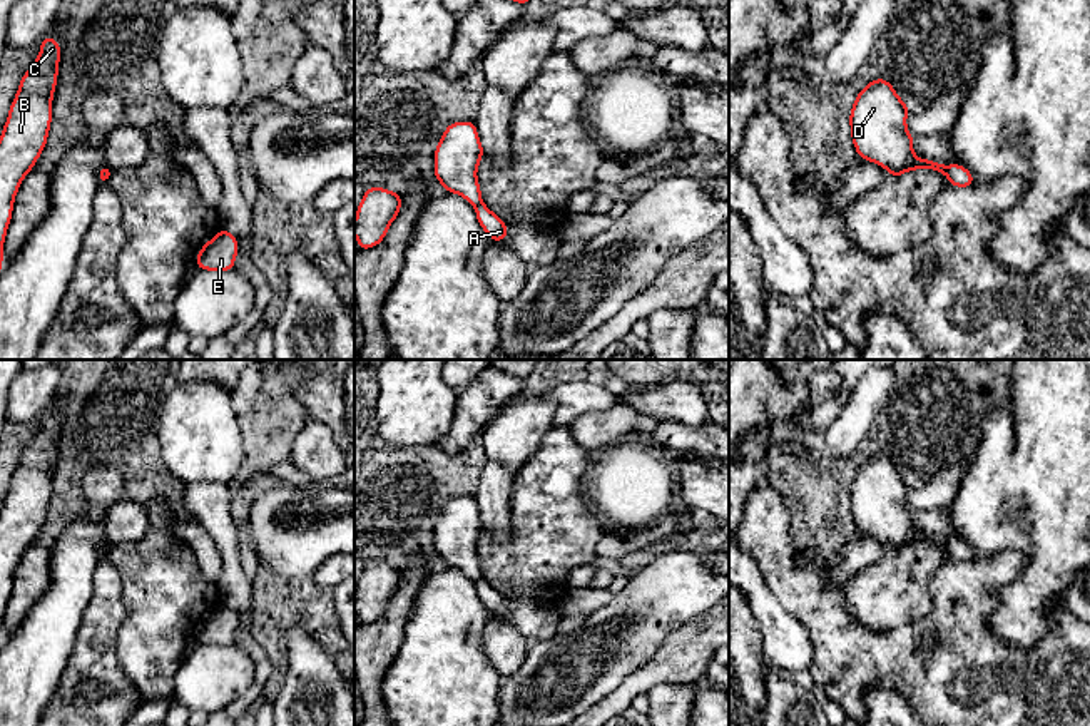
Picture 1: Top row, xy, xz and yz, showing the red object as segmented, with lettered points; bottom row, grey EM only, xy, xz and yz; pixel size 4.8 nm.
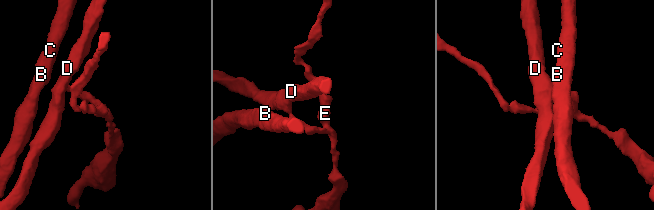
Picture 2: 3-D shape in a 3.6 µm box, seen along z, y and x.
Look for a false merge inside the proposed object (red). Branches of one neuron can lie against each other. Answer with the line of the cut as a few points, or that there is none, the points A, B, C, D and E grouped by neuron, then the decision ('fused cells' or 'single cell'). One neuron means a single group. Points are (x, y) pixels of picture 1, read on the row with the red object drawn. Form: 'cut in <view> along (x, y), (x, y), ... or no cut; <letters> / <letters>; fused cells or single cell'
cut in yz along (945, 168), (947, 174); A E / B C D; fused cells

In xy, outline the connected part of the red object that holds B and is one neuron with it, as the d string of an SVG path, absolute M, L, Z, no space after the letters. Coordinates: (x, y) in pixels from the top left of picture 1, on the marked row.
M43 37L37 60L22 77L0 137L0 269L13 199L47 144L59 60L59 42Z

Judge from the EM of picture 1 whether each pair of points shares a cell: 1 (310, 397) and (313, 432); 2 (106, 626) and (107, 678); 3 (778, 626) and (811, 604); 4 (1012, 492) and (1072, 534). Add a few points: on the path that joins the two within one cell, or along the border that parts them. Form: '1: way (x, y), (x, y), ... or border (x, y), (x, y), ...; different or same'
1: border (308, 417), (321, 422), (331, 432), (336, 444); different
2: way (104, 639), (104, 664); same
3: border (768, 586), (804, 626), (813, 649); different
4: way (1027, 492), (1057, 519); same

